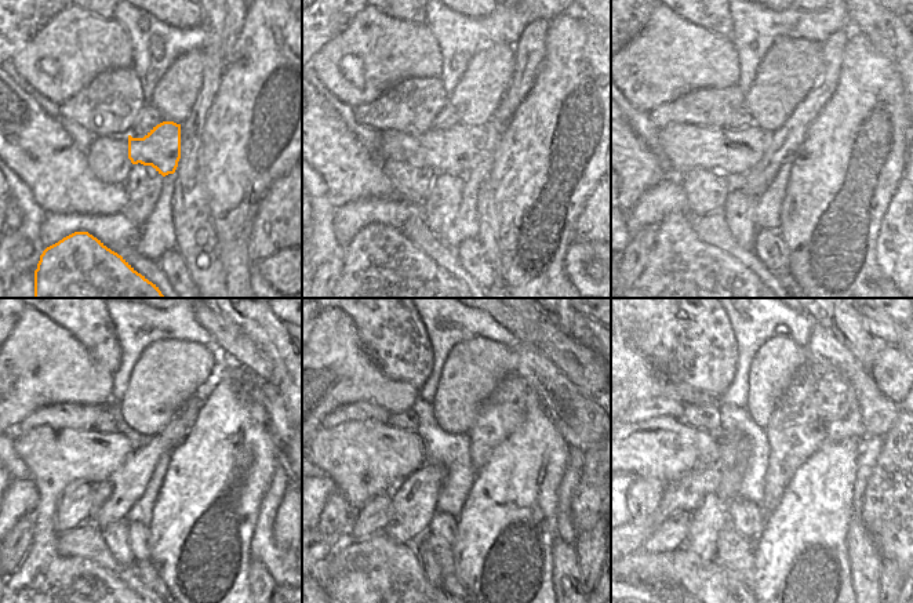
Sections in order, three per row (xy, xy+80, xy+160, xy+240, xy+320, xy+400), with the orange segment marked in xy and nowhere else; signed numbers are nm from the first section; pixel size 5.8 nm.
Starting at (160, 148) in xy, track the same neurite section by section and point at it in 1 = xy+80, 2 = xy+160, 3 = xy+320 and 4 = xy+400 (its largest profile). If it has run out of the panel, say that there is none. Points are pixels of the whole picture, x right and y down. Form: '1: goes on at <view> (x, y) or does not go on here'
1: goes on at xy+80 (457, 151)
2: goes on at xy+160 (683, 146)
3: goes on at xy+320 (366, 458)
4: goes on at xy+400 (664, 447)

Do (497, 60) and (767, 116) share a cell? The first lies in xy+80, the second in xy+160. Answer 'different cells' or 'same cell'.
same cell

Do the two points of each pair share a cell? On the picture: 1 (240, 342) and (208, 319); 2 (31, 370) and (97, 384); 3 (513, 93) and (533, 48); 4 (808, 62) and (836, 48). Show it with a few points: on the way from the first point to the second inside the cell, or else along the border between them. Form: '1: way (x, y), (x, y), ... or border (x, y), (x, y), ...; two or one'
1: way (232, 341), (217, 326); one
2: way (46, 376), (71, 376), (80, 381); one
3: way (522, 82), (528, 60); one
4: border (824, 44), (824, 69), (815, 86); two

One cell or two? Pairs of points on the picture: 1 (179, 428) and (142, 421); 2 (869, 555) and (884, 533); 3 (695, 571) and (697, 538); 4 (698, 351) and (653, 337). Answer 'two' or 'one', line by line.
1: two
2: two
3: two
4: one

